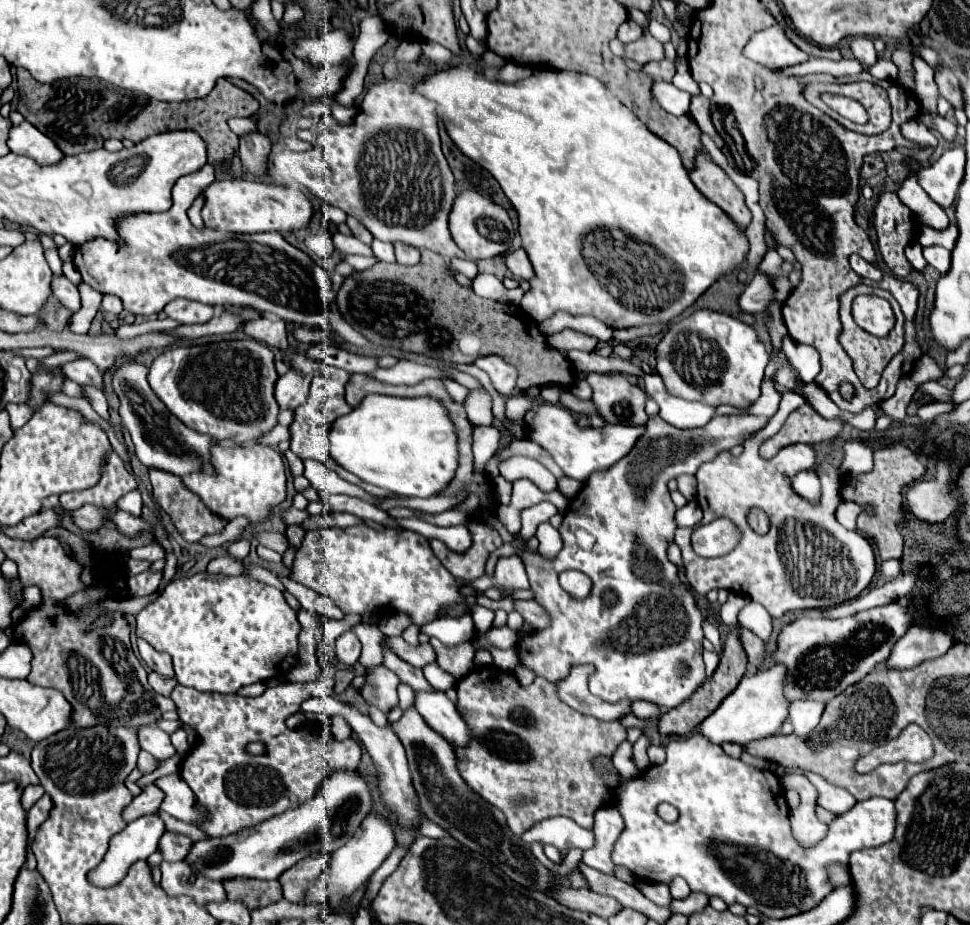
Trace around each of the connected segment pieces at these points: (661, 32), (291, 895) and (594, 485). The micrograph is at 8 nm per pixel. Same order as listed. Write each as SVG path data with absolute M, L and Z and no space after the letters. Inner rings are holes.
M654 19L650 20L648 30L655 39L663 44L671 40L671 30Z
M316 851L310 857L296 863L296 867L290 867L288 871L284 871L284 875L280 875L278 881L282 883L284 897L290 903L302 901L310 881L314 881L328 867L328 857L330 857L328 851Z
M714 415L706 427L678 429L670 423L664 423L660 417L650 417L646 423L646 433L624 459L612 465L612 469L608 467L592 473L580 491L570 499L570 505L564 513L560 527L564 537L562 551L554 559L524 551L522 559L530 577L530 591L534 591L534 601L546 609L550 623L540 631L524 635L516 643L518 667L526 667L548 681L560 681L570 673L572 665L588 663L594 665L594 673L588 677L588 689L602 701L650 701L662 709L674 709L684 703L706 679L702 647L709 651L714 648L702 633L702 611L678 581L676 565L670 563L666 555L666 539L672 539L674 531L678 529L678 523L674 521L676 505L670 499L666 483L682 473L696 473L702 463L712 461L722 451L730 451L734 445L742 445L768 421L770 417L764 415ZM582 525L590 525L590 533L596 535L596 543L590 551L582 551L574 543L574 529ZM566 569L588 573L592 579L592 593L586 599L572 599L560 587L558 573Z

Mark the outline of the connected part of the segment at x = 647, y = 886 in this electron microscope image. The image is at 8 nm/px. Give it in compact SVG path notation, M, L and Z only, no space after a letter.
M636 881L634 885L638 885L640 891L644 893L644 897L654 901L656 905L662 905L662 907L672 905L672 895L670 895L668 885L664 885L664 883L642 883L642 881Z

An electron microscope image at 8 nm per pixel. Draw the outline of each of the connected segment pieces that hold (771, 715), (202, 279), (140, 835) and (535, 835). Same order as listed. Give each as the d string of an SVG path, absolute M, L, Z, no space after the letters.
M772 665L766 671L760 671L756 675L744 677L742 683L720 703L720 707L704 719L700 725L700 735L704 735L708 741L722 745L722 743L738 743L738 745L748 745L750 741L764 739L768 735L774 735L784 719L788 717L788 701L782 697L782 679L784 679L784 667L782 665Z
M206 163L204 169L194 171L192 175L184 175L184 177L180 177L176 181L176 185L172 189L172 207L168 211L162 211L162 213L144 213L144 215L120 215L120 219L116 219L116 233L120 235L120 241L122 243L116 243L116 241L110 241L110 239L92 239L88 243L78 243L76 245L76 251L74 251L74 265L76 265L76 257L82 257L82 265L76 265L76 269L80 271L84 283L88 283L90 287L94 287L102 295L108 295L110 293L110 295L120 297L122 303L124 303L124 309L130 311L130 313L134 313L134 315L154 315L154 313L160 313L168 301L172 301L176 297L184 297L184 299L200 301L200 303L206 303L206 305L248 305L248 307L254 307L254 309L258 309L262 313L274 313L274 315L282 317L284 321L292 321L292 323L300 323L300 325L318 325L318 327L328 329L330 323L328 323L328 317L326 317L326 309L332 303L332 299L336 297L336 293L332 289L332 295L330 295L330 275L328 275L328 271L324 271L318 263L314 263L304 251L300 251L300 249L292 247L290 243L286 243L280 233L236 235L236 233L220 233L220 231L212 231L212 229L196 229L196 227L192 227L186 211L194 203L194 199L200 195L200 189L206 187L206 185L210 185L214 179L216 179L216 167L212 163Z
M144 815L144 817L136 819L134 823L126 825L124 831L116 833L110 839L104 859L100 861L100 865L96 865L88 873L88 881L102 889L114 887L116 883L120 883L120 879L124 879L124 873L128 873L128 867L132 867L132 863L136 863L140 859L148 859L158 849L158 841L160 841L162 833L164 833L164 823L162 823L162 819L158 819L158 815Z
M552 817L536 823L532 829L528 829L522 835L526 845L532 845L534 841L542 845L554 845L556 849L590 849L596 843L594 831L582 829L568 817Z

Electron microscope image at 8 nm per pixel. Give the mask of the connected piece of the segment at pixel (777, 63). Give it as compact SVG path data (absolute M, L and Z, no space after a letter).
M780 25L758 31L744 47L744 57L748 57L772 71L778 71L788 65L798 65L808 59L808 55L804 51L800 51L794 43L788 41L788 37L784 35L784 29Z

